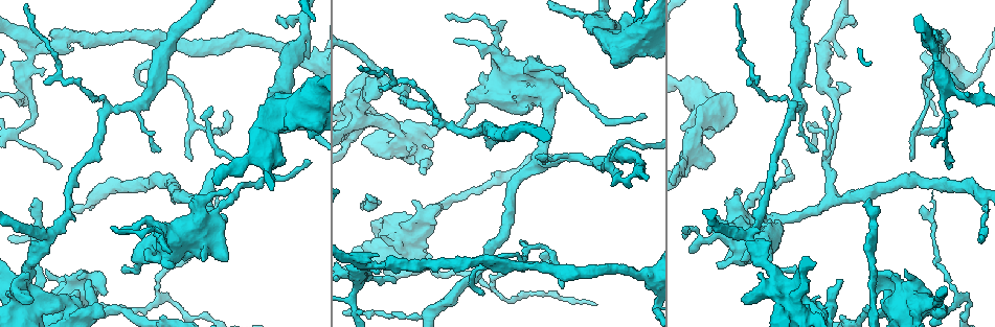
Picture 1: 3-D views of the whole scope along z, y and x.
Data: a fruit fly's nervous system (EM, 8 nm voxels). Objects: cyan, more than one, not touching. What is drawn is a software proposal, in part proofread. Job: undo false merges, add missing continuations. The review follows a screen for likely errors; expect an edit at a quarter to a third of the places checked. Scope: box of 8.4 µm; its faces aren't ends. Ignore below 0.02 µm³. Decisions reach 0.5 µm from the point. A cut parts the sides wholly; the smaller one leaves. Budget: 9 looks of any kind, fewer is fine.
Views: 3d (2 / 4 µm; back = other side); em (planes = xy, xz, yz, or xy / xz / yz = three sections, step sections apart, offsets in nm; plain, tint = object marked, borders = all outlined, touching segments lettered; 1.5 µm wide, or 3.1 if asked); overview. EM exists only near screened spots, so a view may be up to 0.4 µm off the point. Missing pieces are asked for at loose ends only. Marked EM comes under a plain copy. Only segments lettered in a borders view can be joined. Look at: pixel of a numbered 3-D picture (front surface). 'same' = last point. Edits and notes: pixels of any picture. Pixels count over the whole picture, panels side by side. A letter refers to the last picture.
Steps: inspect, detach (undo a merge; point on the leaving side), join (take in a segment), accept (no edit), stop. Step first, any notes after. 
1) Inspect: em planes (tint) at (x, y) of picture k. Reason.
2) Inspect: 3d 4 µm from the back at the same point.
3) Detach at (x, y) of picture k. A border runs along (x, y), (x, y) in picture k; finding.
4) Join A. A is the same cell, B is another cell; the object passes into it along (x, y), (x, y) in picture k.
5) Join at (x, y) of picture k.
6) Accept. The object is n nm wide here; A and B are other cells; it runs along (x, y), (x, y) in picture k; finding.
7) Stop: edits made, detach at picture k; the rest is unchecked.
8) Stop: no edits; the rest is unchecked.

Inspect: em planes (borders) at (32, 46) of picture 1. Three arms meet.

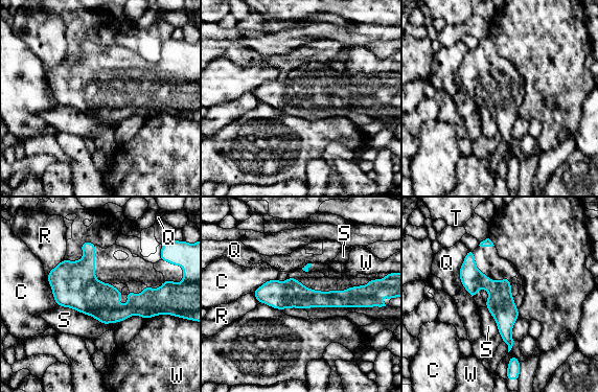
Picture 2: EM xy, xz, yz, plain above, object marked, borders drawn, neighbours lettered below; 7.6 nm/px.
Accept. The longest contact is with S, 500 nm; C, Q, R, S, T and W are other cells; it runs along (470, 253), (510, 343) in picture 2; one neuron here.

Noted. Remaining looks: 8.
Inspect: 3d 4 µm at (70, 311) of picture 1.

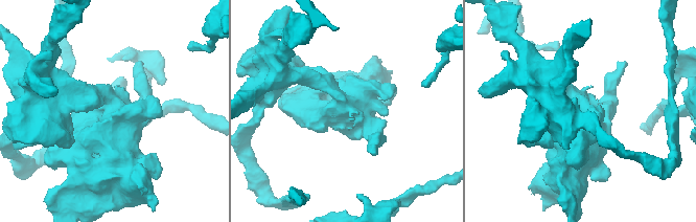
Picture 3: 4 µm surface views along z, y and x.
Inspect: em planes (borders) at (111, 108) of picture 3.

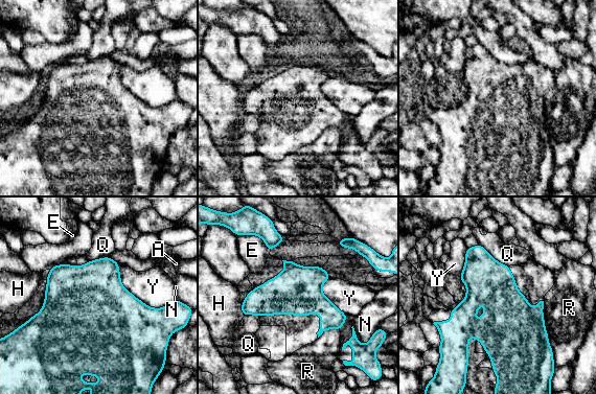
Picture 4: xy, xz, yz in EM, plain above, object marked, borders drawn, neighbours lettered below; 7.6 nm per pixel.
Accept. A, E, H, N, Q, R and Y are other cells; a border runs along (118, 263), (136, 297), (169, 304) in picture 4; all the same neuron.

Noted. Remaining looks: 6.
Inspect: em planes (tint) at (761, 260) of picture 1. Thin neck.

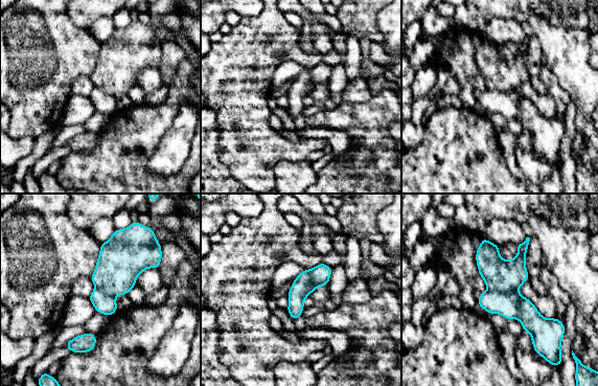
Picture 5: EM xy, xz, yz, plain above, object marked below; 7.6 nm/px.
Inspect: em planes (borders) at the same point. See the neighbours.

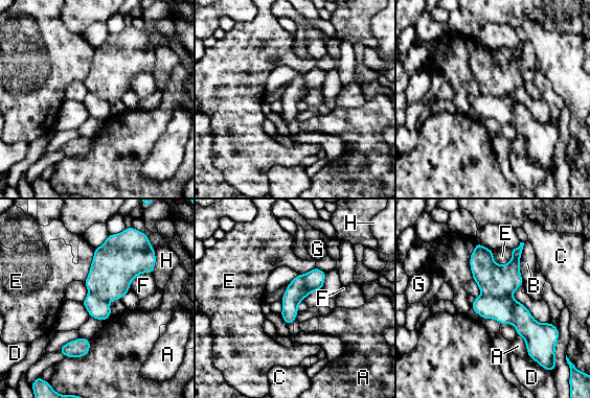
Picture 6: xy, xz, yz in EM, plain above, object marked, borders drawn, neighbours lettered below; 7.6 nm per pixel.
Detach at (494, 280) of picture 6. The longest contact is with A, 240 nm; A, B, C, D, E, F, G and H are other cells; a second neuron is stuck on.

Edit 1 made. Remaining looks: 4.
Stop: edits made, detach at picture 6; the rest is unchecked.

